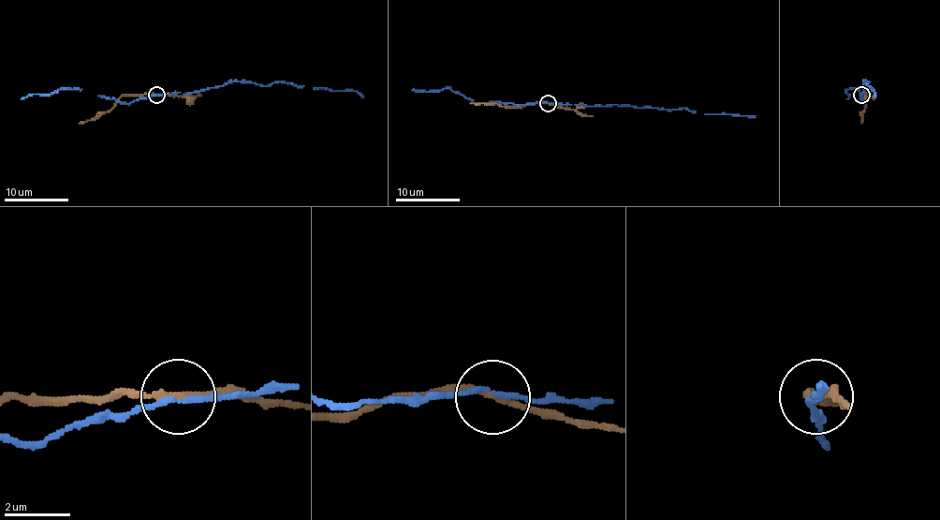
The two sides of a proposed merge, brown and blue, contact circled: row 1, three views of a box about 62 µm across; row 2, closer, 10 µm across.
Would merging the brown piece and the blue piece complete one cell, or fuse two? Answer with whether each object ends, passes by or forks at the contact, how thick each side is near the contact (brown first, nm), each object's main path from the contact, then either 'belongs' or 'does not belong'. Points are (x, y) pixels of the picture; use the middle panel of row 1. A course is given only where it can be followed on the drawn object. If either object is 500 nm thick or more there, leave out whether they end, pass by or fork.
brown passes by; blue passes by; 180 nm thick on the brown side, 150 nm on the other; brown runs (547, 103), (536, 101), (513, 106), (470, 103); blue runs (547, 103), (687, 108), (705, 114), (755, 116); does not belong

